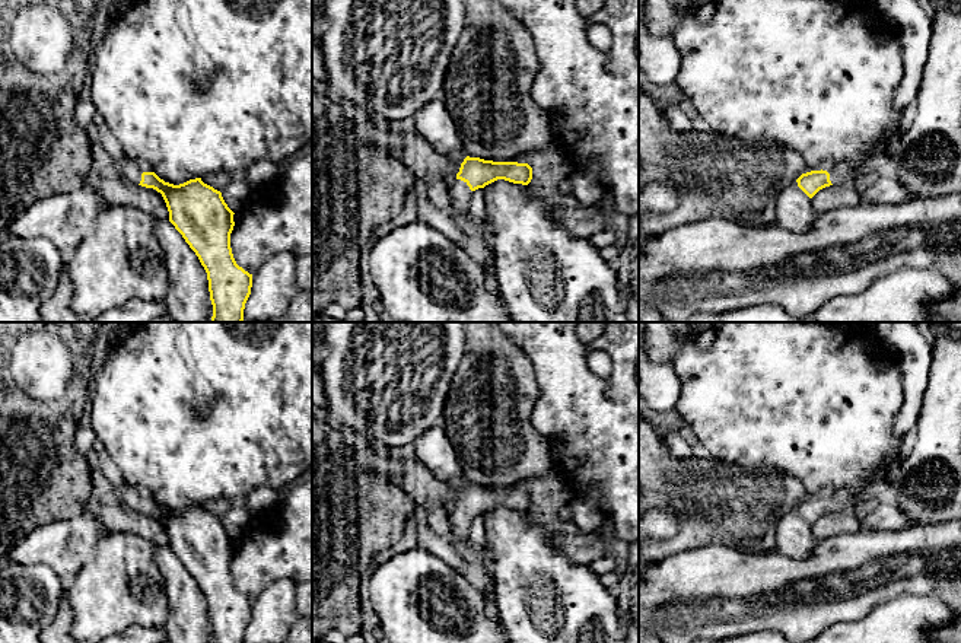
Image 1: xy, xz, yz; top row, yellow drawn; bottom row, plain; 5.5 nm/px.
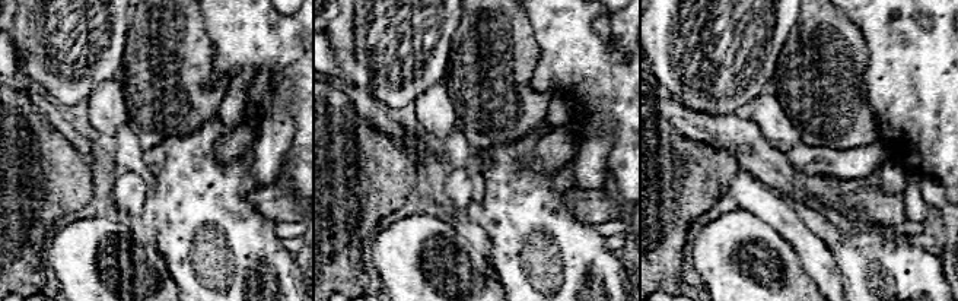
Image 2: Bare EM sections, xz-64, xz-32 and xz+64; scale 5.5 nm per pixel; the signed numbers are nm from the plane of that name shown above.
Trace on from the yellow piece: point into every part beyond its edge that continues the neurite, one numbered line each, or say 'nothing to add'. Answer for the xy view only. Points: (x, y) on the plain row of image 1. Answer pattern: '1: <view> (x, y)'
1: xy (127, 493)

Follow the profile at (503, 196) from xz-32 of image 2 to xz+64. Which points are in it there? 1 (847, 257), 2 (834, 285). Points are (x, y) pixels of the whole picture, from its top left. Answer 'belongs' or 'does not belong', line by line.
1: belongs
2: does not belong

